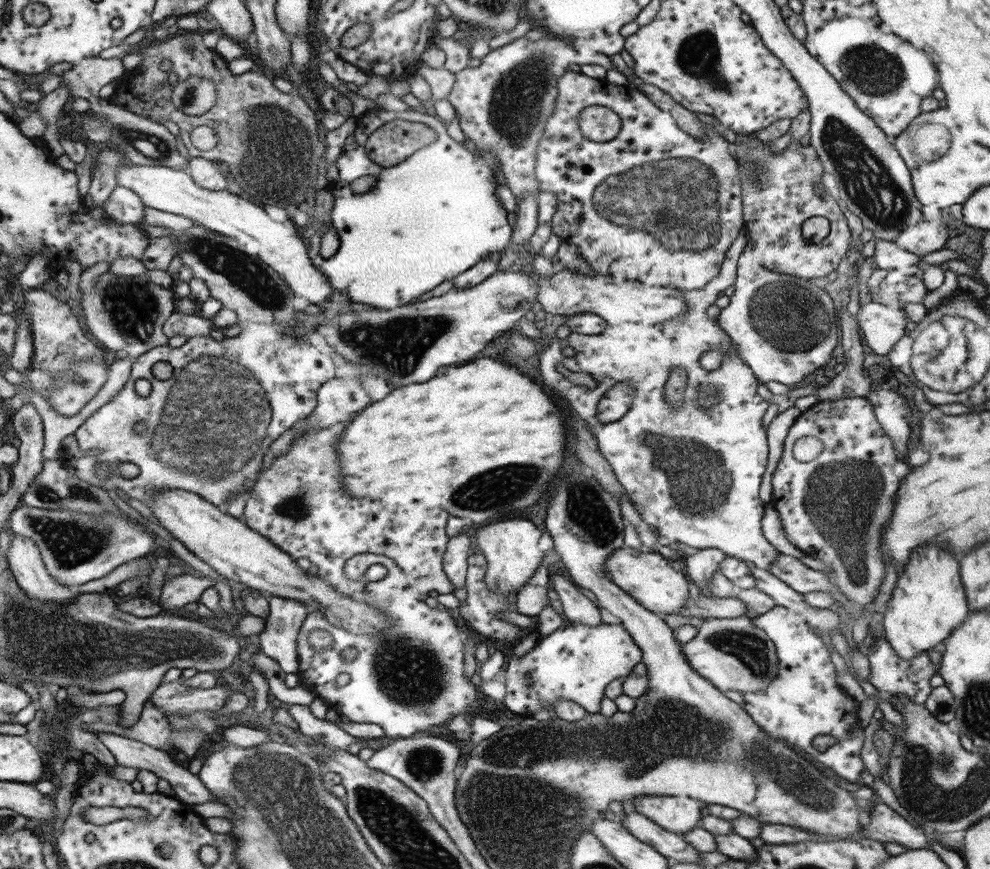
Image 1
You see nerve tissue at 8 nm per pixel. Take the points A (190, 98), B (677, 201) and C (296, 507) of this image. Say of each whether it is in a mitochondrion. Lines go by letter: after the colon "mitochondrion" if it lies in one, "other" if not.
A: mitochondrion
B: mitochondrion
C: mitochondrion

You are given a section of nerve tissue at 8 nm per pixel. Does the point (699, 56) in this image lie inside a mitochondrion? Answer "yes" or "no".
yes

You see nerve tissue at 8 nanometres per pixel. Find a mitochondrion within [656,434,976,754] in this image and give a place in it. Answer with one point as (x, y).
(841, 498)

